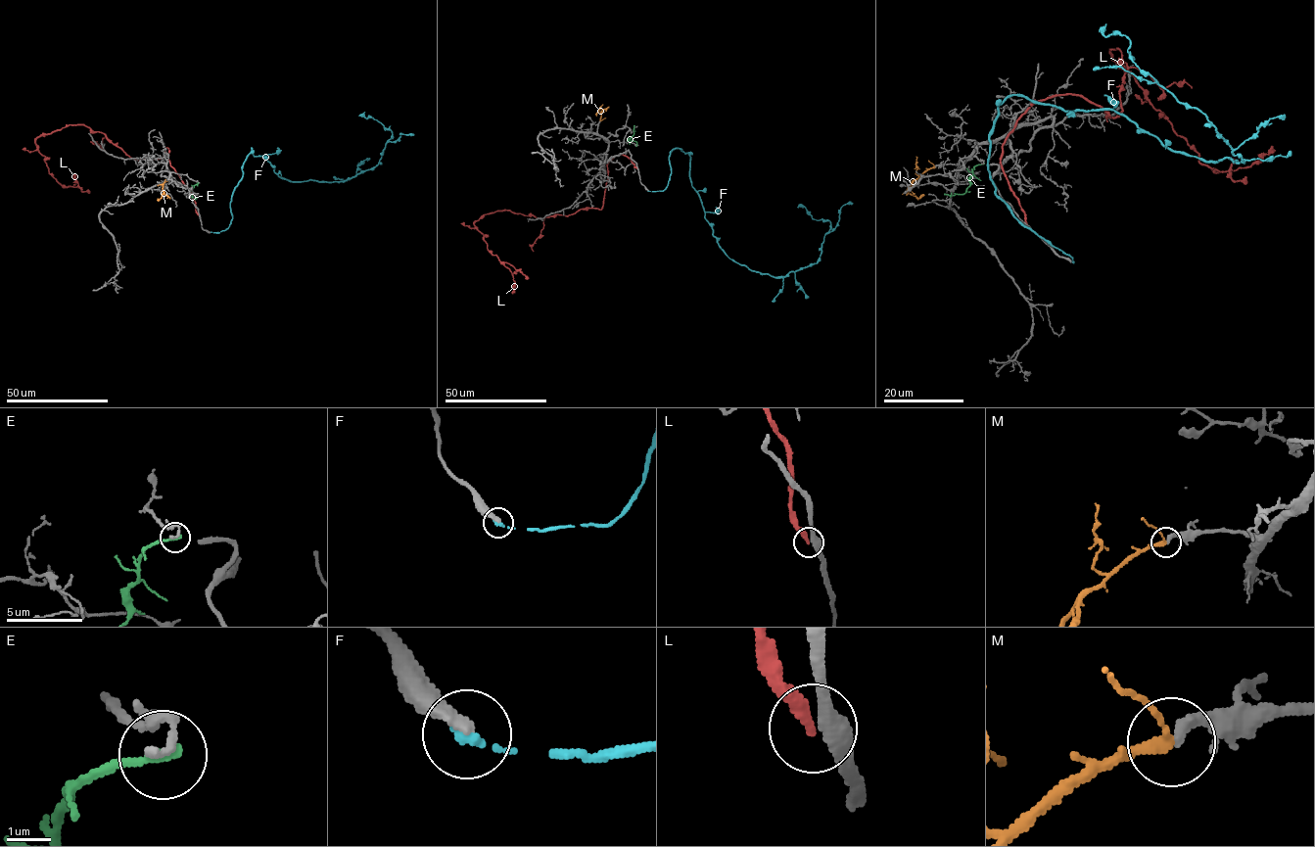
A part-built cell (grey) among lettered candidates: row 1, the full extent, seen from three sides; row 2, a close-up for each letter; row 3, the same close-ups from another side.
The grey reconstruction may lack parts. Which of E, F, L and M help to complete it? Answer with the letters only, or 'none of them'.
M

